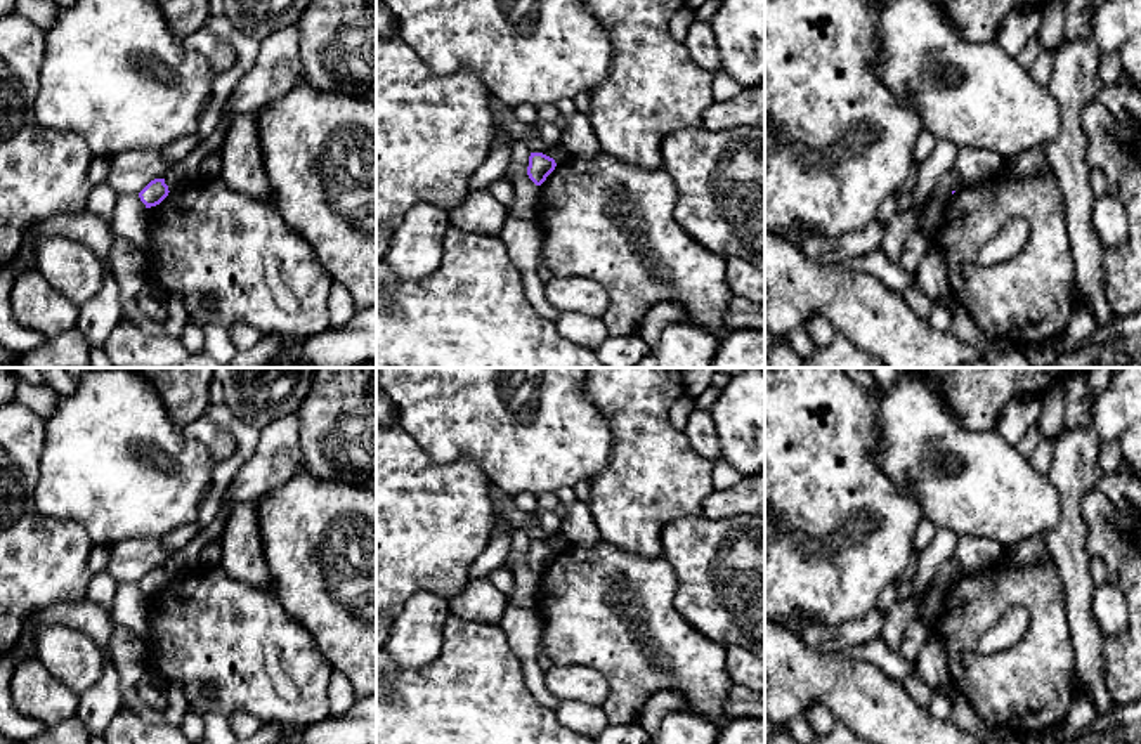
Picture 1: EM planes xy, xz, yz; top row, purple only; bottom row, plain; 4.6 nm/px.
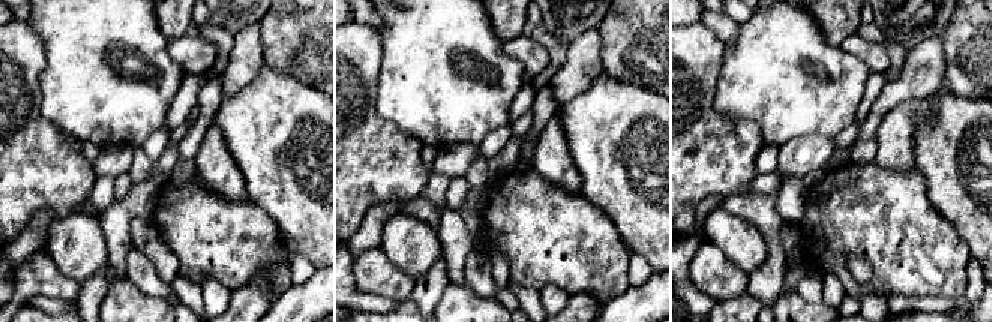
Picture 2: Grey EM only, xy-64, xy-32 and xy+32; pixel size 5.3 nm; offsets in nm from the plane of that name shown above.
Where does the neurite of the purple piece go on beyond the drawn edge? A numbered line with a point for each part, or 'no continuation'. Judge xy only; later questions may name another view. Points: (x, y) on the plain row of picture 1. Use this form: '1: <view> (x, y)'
no continuation

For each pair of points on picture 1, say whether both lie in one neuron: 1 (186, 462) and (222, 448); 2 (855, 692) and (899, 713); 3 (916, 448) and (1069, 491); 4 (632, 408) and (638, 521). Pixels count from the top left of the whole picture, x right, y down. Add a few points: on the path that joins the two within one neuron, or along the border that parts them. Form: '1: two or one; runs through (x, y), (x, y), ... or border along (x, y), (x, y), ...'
1: two; border along (181, 429), (188, 437), (202, 443), (217, 462)
2: one; runs through (866, 699), (874, 708), (888, 713)
3: two; border along (1046, 476), (1060, 500), (1060, 521), (1055, 528)
4: one; runs through (638, 436), (638, 493)

